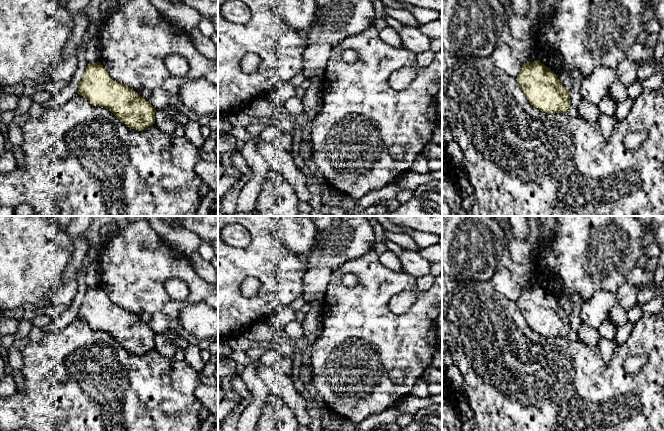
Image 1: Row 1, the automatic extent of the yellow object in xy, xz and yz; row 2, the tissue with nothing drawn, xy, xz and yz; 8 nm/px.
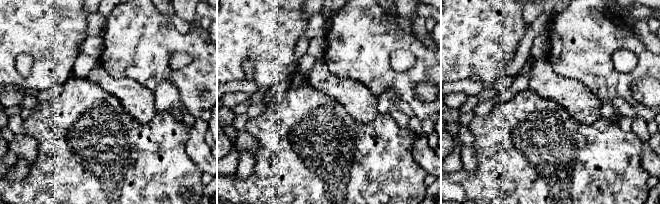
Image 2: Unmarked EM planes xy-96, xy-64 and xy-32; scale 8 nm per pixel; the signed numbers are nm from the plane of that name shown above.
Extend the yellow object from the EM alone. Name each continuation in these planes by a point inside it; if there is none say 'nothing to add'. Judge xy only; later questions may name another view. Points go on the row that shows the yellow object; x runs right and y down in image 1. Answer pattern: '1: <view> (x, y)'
nothing to add

